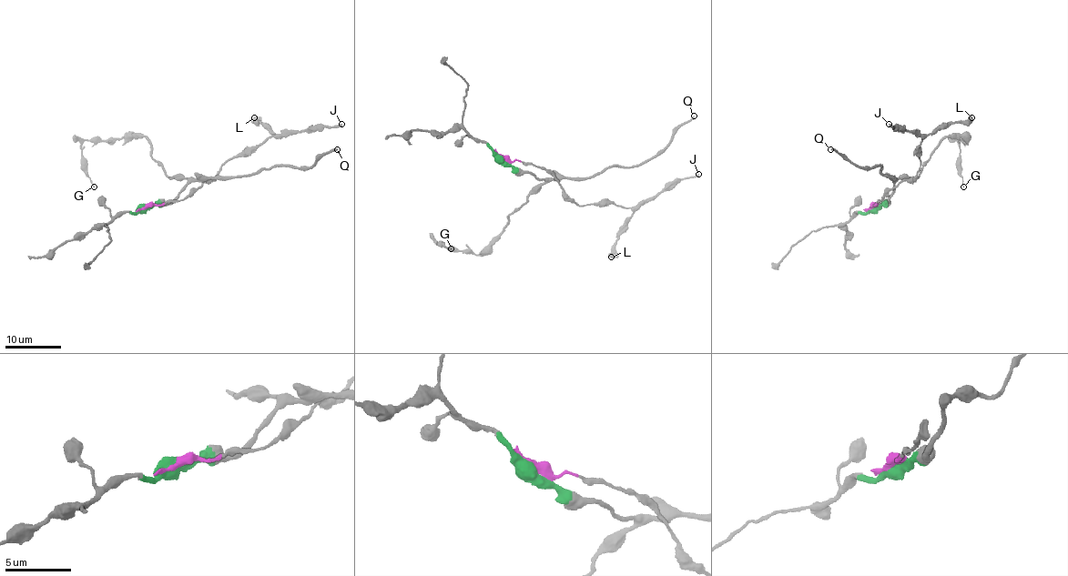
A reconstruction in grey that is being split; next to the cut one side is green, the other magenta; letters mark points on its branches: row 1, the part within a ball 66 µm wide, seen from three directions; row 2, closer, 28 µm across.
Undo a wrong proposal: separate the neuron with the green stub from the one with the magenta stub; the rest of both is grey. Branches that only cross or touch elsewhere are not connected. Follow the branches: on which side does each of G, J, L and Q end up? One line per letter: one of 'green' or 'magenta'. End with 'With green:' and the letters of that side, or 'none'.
G: green
J: magenta
L: magenta
Q: green
With green: G, Q

